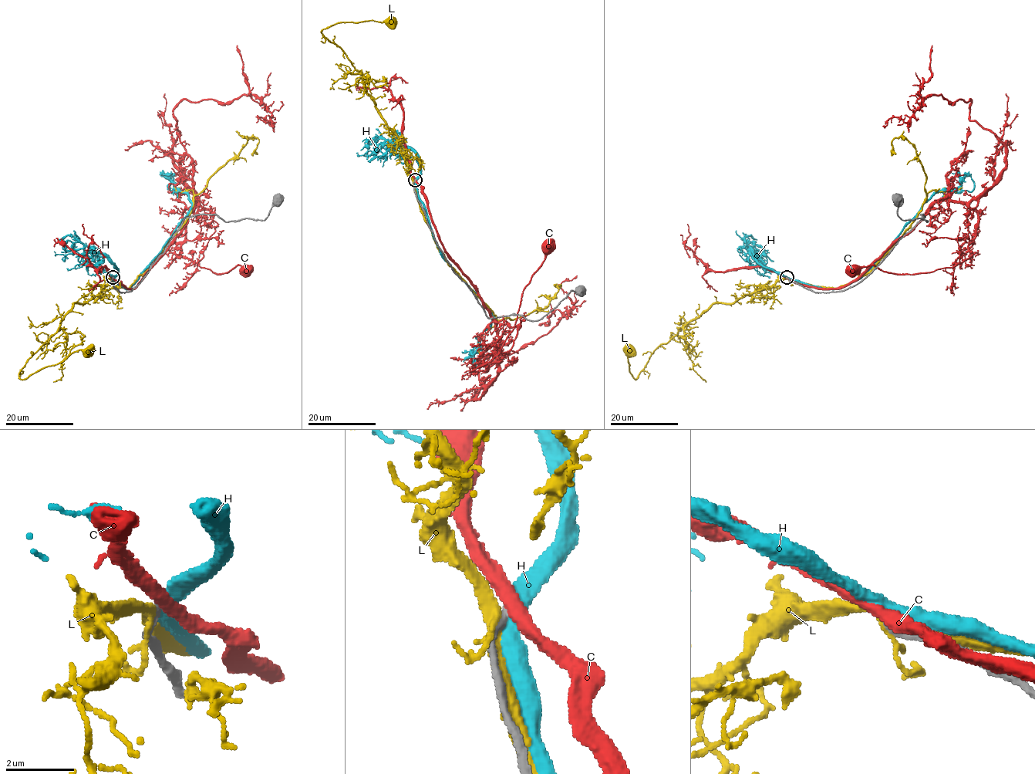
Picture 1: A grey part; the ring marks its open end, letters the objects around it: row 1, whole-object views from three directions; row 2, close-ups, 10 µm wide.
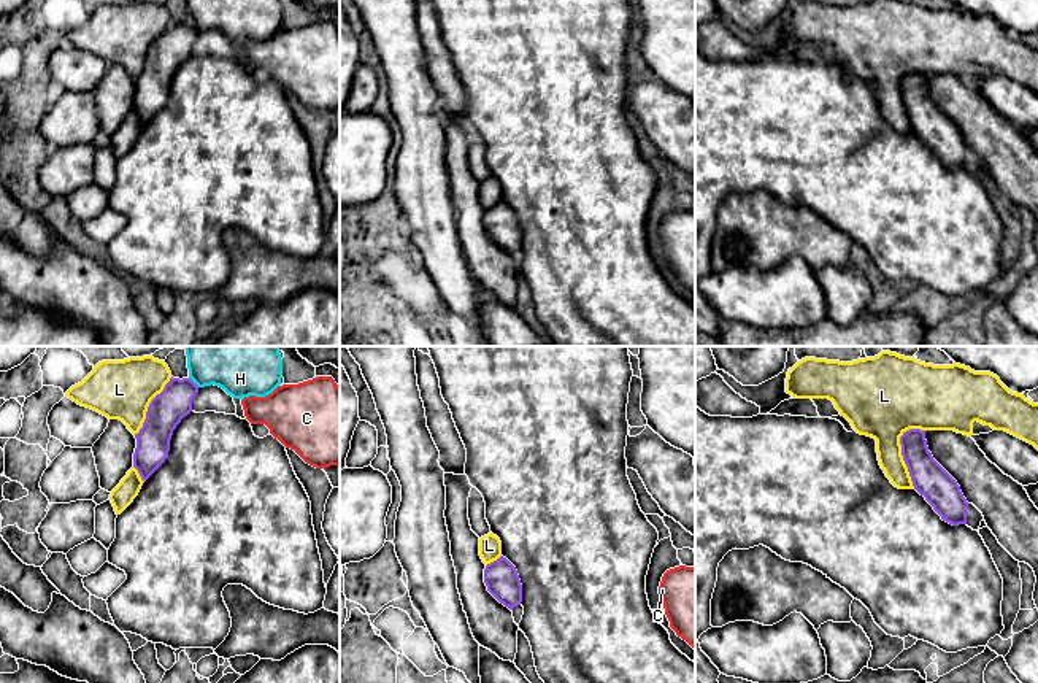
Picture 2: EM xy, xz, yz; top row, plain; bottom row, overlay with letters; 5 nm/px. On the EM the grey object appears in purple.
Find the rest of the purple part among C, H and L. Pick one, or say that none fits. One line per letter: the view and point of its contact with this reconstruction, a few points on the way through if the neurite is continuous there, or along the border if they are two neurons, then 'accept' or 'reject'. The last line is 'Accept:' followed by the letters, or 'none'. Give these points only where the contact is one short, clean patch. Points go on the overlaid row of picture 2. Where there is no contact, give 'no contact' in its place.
C: no contact; reject
H: contact xy (192, 382); accept
L: contact yz (903, 458); reject
Accept: H

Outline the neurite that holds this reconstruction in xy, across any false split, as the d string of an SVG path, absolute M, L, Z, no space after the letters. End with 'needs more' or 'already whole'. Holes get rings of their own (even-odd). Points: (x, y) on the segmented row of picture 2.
M186 346L187 378L170 378L146 411L133 467L146 481L168 457L173 430L192 411L200 388L219 386L233 399L271 394L283 378L278 346Z | needs more

